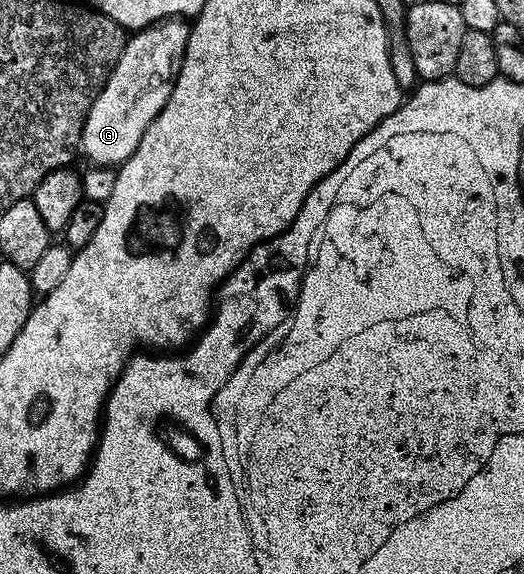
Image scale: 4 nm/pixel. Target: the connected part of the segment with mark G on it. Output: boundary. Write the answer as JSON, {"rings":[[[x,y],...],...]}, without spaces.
{"rings":[[[175,18],[159,20],[157,24],[135,31],[127,39],[116,66],[92,102],[92,110],[88,110],[88,118],[84,122],[80,152],[91,160],[91,165],[121,166],[136,146],[140,146],[144,130],[148,130],[172,94],[189,37],[187,21]]]}

